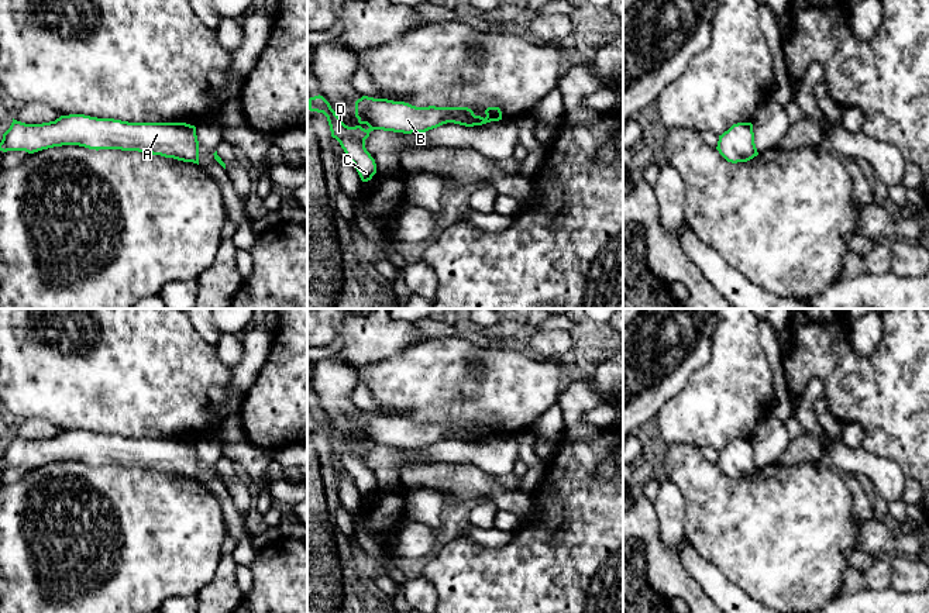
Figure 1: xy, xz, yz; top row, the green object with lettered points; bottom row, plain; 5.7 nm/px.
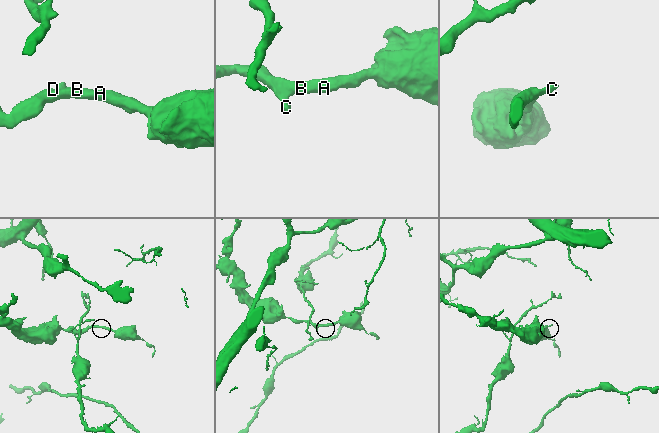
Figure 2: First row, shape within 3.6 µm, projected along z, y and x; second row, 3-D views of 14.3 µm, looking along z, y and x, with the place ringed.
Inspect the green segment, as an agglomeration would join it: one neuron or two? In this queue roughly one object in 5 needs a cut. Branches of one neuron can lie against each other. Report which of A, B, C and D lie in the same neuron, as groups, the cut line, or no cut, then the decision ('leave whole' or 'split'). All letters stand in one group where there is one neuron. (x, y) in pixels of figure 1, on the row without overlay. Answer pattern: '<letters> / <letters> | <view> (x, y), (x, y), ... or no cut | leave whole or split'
A B C D | no cut | leave whole

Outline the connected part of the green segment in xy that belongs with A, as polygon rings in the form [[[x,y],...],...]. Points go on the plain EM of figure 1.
[[[85,430],[61,431],[55,437],[25,440],[13,434],[0,466],[25,466],[79,461],[89,465],[138,466],[199,481],[196,442],[186,438],[128,438]]]

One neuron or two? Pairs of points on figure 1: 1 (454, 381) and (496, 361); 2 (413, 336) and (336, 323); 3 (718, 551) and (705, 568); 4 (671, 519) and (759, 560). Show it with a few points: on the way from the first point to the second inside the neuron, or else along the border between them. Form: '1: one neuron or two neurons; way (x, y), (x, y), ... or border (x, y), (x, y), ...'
1: one neuron; way (467, 384), (481, 384), (491, 374)
2: one neuron; way (394, 334), (371, 334), (360, 323), (355, 323)
3: two neurons; border (687, 539), (701, 555), (733, 584)
4: two neurons; border (680, 492), (684, 500), (684, 536), (687, 539)

